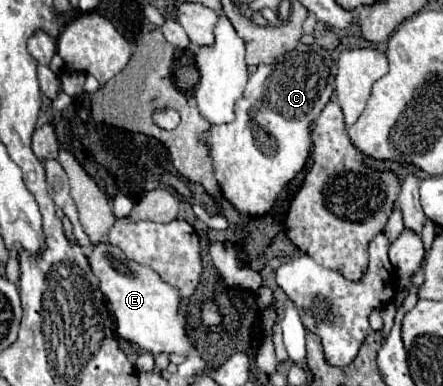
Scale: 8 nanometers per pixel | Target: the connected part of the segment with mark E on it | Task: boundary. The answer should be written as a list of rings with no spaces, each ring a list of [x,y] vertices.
[[[100,242],[100,246],[94,246],[92,252],[86,258],[90,262],[92,272],[100,280],[102,294],[105,298],[108,298],[108,302],[112,306],[118,336],[126,338],[132,344],[138,344],[142,350],[146,350],[154,356],[158,356],[162,352],[166,352],[166,354],[188,354],[190,352],[192,344],[190,344],[190,338],[186,336],[186,316],[180,314],[180,308],[178,308],[180,296],[178,296],[176,288],[166,284],[154,270],[150,270],[150,268],[138,264],[138,262],[128,260],[120,248],[112,246],[108,242]]]

